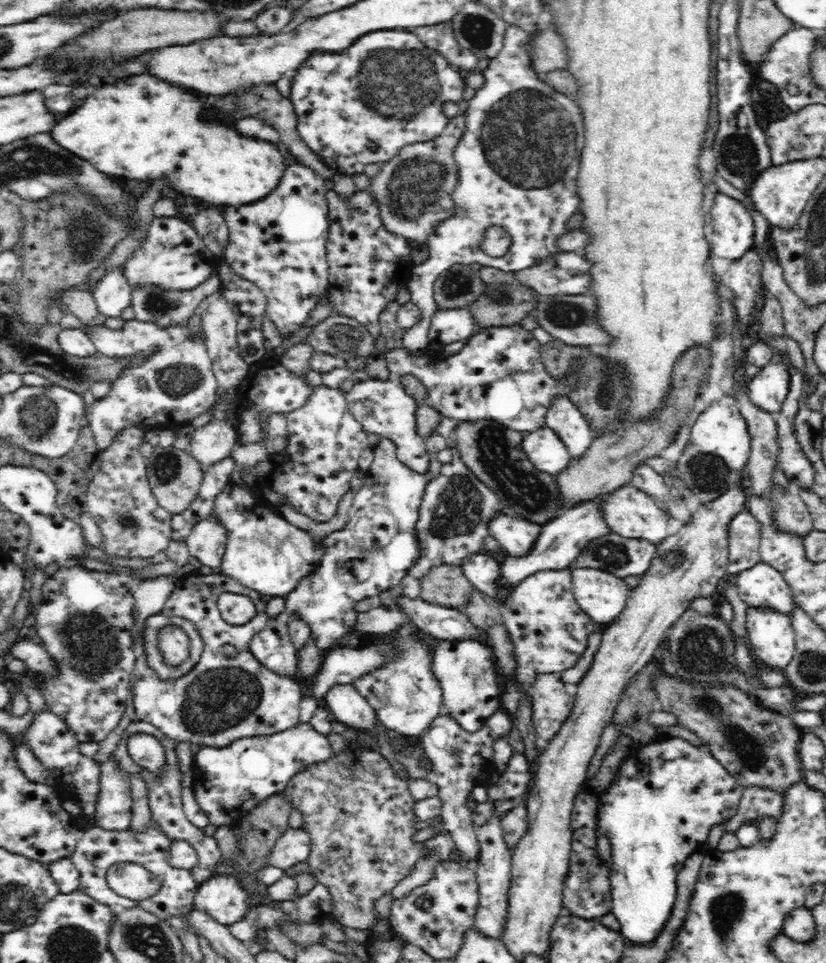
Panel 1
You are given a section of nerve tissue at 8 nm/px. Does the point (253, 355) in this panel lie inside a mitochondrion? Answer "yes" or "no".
no

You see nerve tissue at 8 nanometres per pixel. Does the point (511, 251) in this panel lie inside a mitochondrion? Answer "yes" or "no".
no

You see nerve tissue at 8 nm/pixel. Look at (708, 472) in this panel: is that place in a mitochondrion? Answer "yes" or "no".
yes

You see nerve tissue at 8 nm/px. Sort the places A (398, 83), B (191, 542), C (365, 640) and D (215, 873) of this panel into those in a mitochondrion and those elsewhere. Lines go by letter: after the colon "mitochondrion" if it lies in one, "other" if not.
A: mitochondrion
B: other
C: other
D: other

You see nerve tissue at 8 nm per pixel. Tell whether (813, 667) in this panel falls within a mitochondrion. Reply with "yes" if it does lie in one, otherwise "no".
yes

